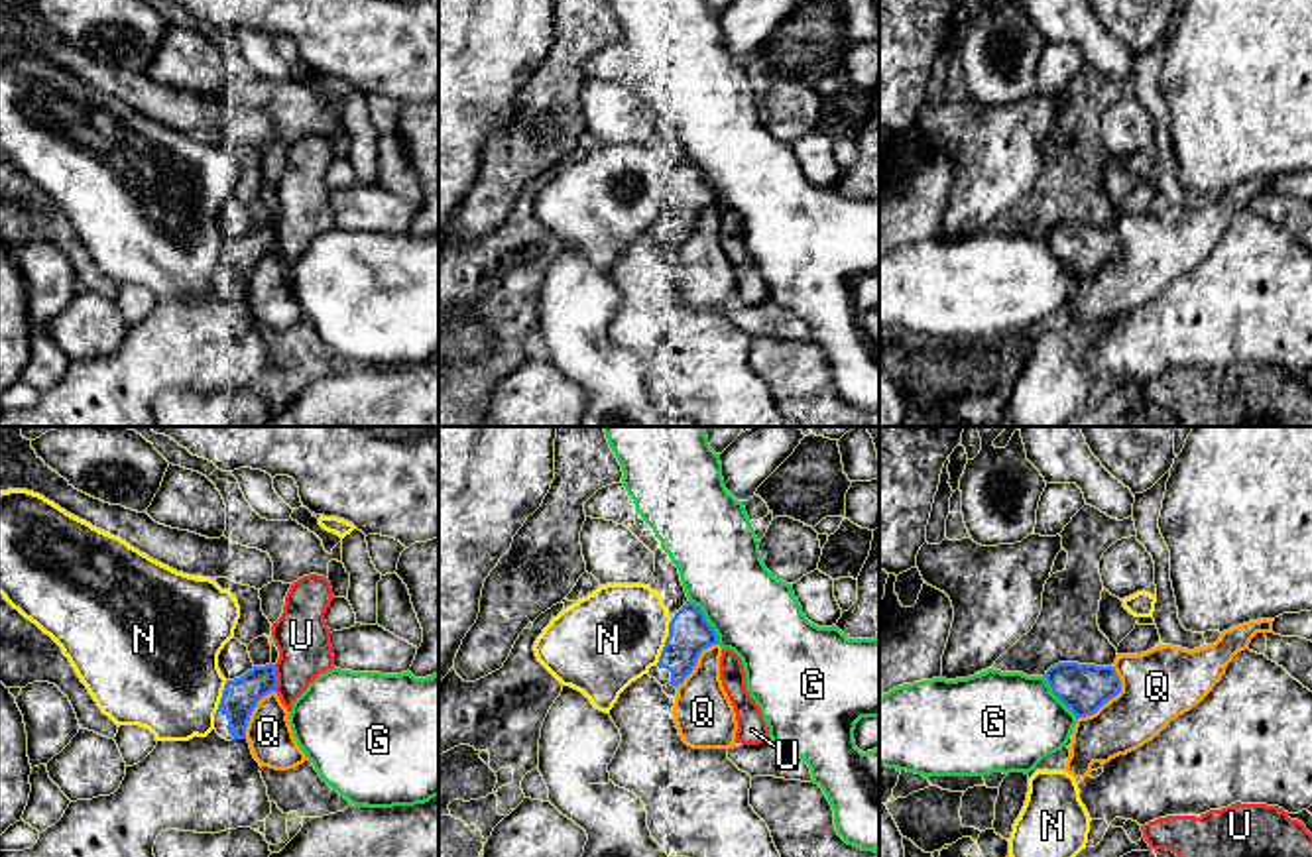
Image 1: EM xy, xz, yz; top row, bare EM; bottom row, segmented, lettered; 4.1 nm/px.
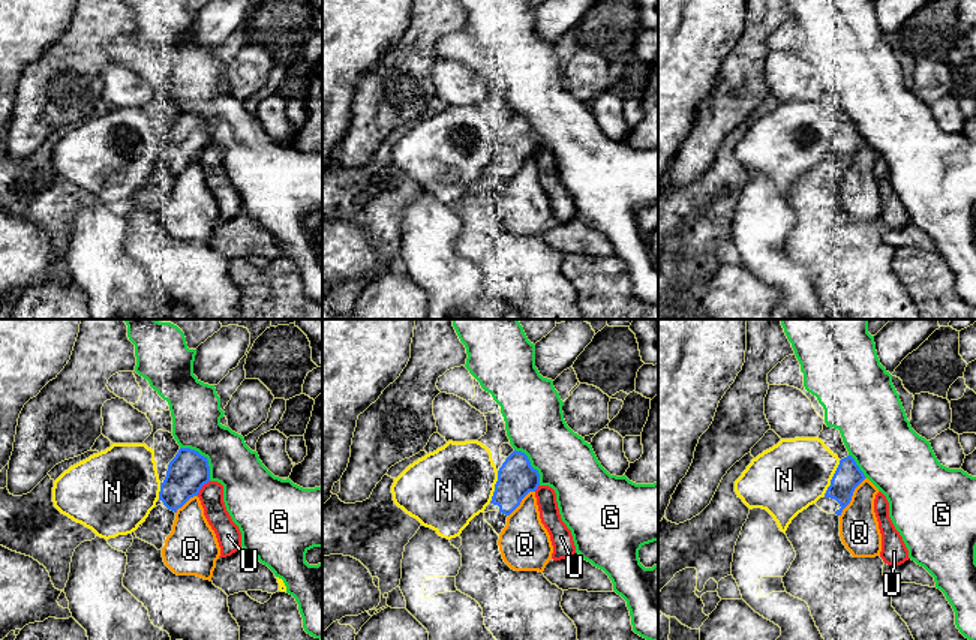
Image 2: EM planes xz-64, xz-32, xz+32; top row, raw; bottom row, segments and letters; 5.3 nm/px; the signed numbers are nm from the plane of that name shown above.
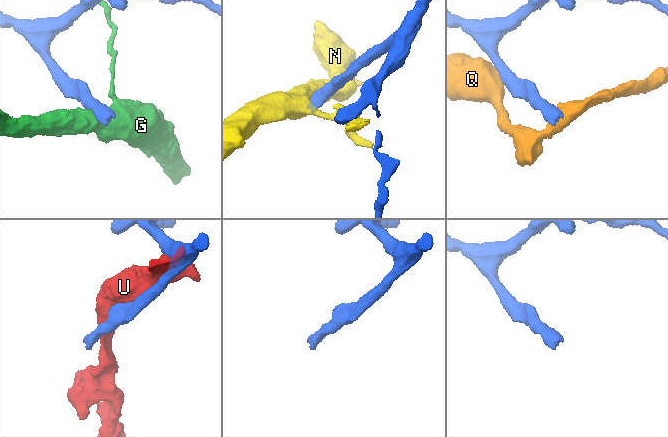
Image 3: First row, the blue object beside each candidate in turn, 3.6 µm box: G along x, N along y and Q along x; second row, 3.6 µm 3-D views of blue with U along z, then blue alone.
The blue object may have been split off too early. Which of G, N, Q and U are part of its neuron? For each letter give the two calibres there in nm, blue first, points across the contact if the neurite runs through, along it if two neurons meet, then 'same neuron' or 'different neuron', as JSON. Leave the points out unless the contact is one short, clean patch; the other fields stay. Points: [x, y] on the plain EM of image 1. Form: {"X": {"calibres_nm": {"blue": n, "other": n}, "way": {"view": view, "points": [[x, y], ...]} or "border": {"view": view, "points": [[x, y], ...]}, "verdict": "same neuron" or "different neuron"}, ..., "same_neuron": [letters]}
{"G": {"calibres_nm": {"blue": 180, "other": 340}, "border": {"view": "xz", "points": [[689, 160], [701, 170], [718, 203]]}, "verdict": "different neuron"}, "N": {"calibres_nm": {"blue": 180, "other": 400}, "verdict": "different neuron"}, "Q": {"calibres_nm": {"blue": 200, "other": 300}, "verdict": "different neuron"}, "U": {"calibres_nm": {"blue": 150, "other": 220}, "verdict": "different neuron"}, "same_neuron": []}

